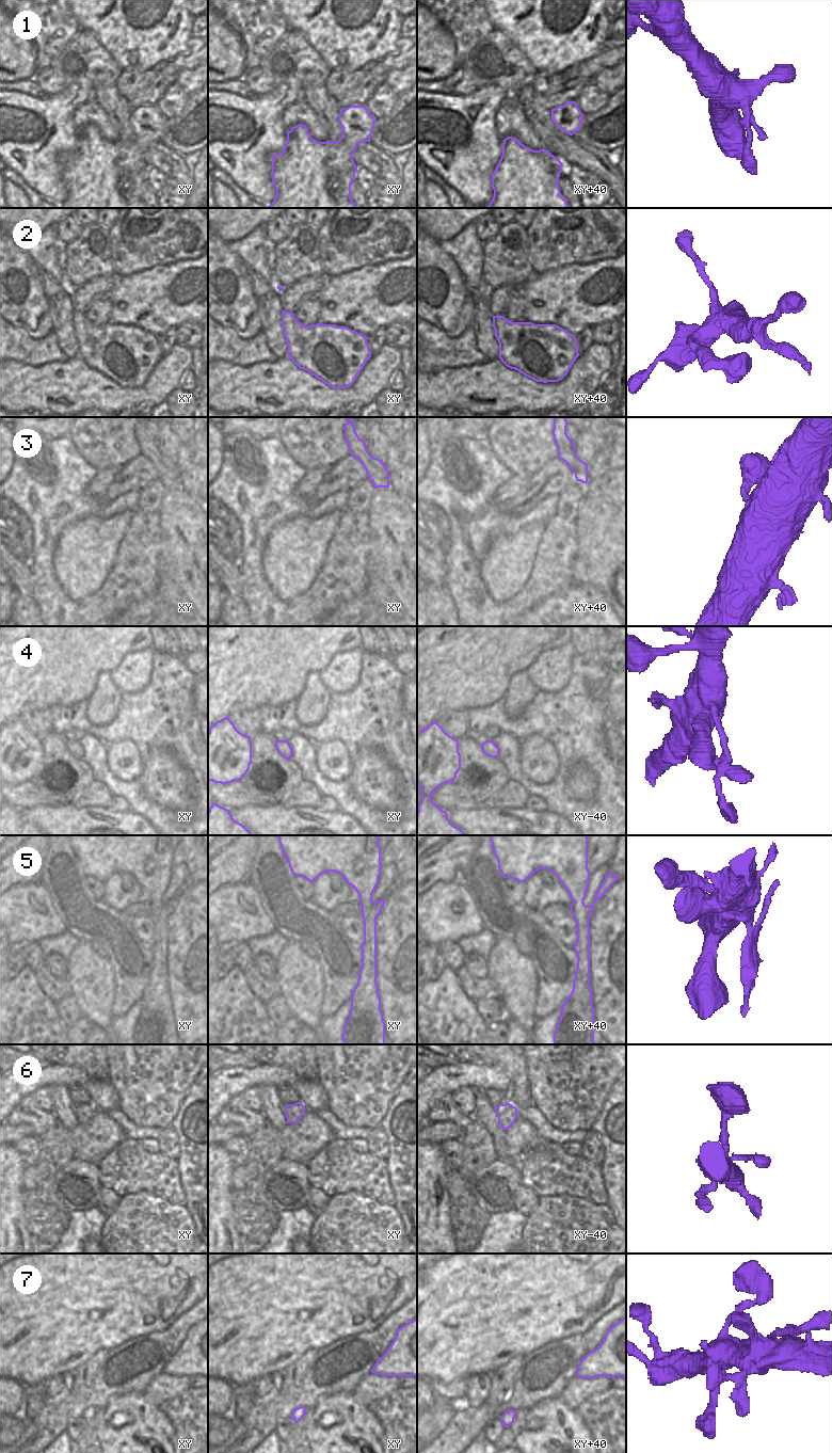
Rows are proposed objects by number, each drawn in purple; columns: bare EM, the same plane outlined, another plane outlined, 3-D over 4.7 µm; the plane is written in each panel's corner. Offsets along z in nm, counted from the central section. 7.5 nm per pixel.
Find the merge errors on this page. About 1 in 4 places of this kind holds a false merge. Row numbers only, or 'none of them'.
5

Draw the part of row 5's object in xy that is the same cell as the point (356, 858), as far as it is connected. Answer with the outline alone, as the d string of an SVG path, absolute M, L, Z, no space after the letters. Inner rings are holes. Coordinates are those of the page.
M276 835L283 853L294 876L314 882L326 872L339 874L359 896L362 914L367 914L375 901L372 894L381 875L379 835Z

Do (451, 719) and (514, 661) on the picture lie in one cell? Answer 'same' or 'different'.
different

